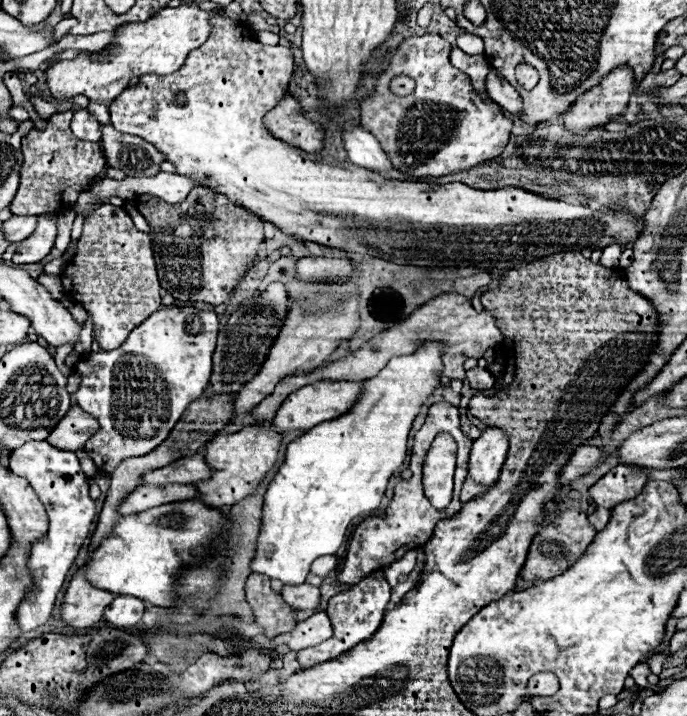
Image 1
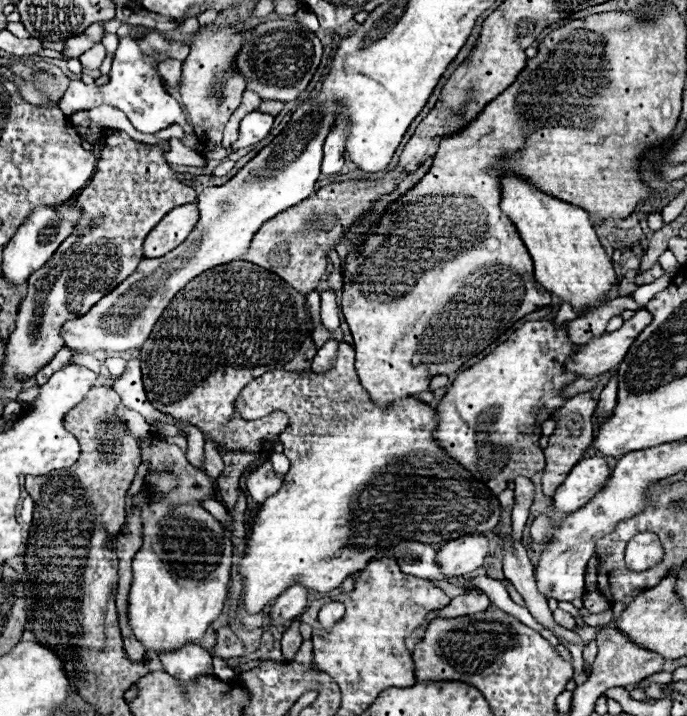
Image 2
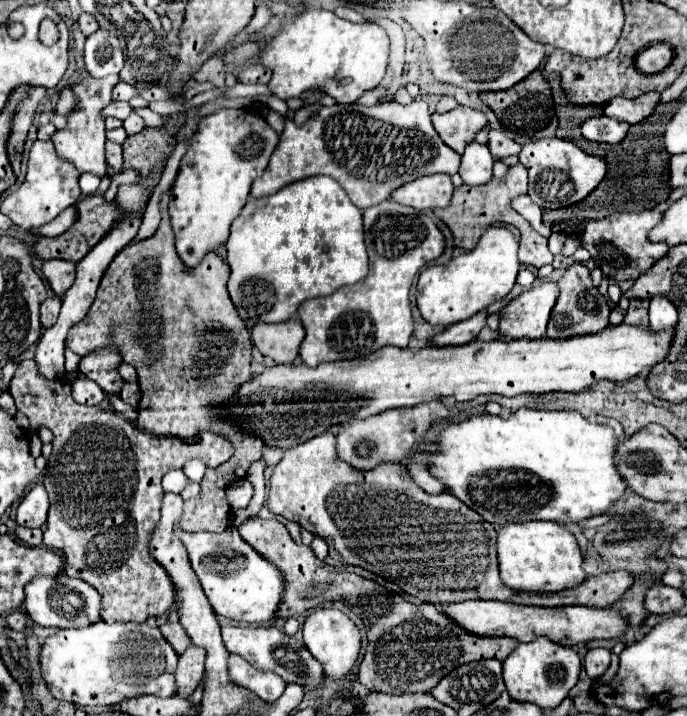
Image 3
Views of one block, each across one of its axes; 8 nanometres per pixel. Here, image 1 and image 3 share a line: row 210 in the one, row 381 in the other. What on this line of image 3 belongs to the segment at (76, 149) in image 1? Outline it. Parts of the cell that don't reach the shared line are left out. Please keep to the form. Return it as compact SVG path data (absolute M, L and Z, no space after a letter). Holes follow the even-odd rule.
M24 360L18 364L16 368L16 374L10 382L10 394L14 396L16 400L16 408L20 412L24 412L28 416L28 420L34 424L32 430L36 432L38 426L46 426L52 430L54 434L54 440L52 440L52 454L48 458L48 466L44 468L44 486L46 486L46 492L50 496L50 512L48 512L48 520L46 520L46 526L44 526L44 546L50 548L50 550L62 550L64 554L64 572L72 578L80 578L88 584L92 584L98 594L102 596L102 620L108 622L108 624L114 624L114 622L146 622L148 616L162 616L166 614L166 610L174 604L174 588L172 588L172 582L170 582L170 576L166 574L166 570L156 564L156 560L150 556L148 552L148 540L150 540L150 534L152 530L156 528L158 524L158 518L160 518L160 504L162 504L162 476L170 470L176 470L176 468L182 468L184 462L192 460L192 458L202 458L206 462L206 466L210 468L216 468L220 464L224 464L232 454L234 454L234 448L232 444L220 436L220 434L214 434L214 432L208 432L208 430L202 430L196 438L192 440L180 440L180 438L172 438L172 436L154 436L154 434L148 434L148 432L142 432L138 430L132 422L124 420L120 414L116 412L102 412L98 406L82 406L78 402L74 402L72 394L70 394L70 384L64 382L62 378L60 380L46 380L44 376L38 374L38 368L36 368L36 362L34 360Z

